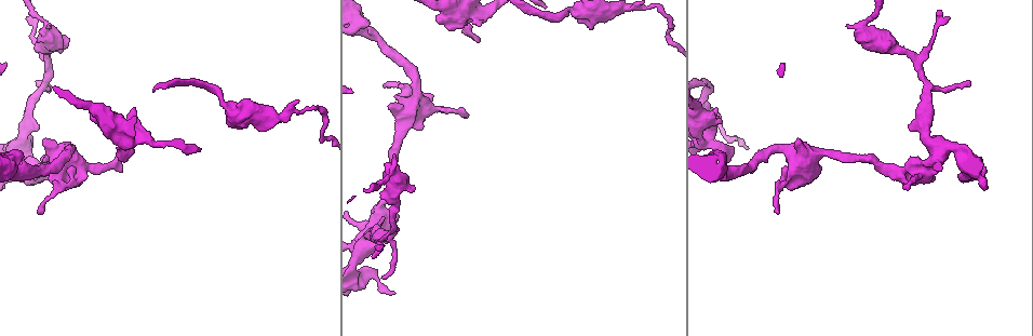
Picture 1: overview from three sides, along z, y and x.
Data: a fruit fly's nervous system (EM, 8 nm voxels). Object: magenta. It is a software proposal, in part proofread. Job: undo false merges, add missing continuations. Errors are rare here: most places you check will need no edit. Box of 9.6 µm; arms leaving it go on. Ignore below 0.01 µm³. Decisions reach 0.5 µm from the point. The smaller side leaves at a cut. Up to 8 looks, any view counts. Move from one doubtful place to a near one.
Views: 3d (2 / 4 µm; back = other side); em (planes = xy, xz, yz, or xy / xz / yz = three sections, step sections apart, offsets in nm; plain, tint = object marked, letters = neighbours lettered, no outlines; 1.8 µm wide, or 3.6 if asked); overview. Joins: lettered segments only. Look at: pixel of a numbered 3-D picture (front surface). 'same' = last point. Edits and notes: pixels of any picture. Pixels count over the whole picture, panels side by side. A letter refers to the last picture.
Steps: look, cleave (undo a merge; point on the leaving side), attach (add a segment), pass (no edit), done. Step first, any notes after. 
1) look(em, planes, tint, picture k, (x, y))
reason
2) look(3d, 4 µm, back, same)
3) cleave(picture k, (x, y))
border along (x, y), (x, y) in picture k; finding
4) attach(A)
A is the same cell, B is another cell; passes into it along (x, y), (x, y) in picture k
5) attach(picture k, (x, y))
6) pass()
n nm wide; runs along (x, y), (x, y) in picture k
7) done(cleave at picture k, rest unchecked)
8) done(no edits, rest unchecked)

look(em, planes, letters, picture 1, (51, 28))
stops while still wide

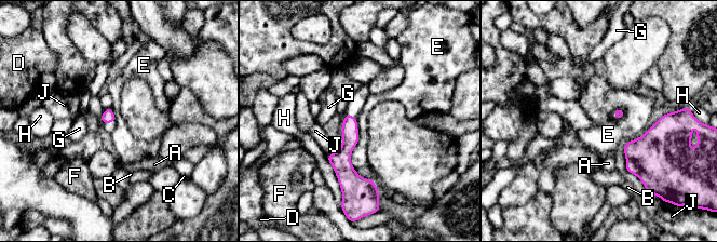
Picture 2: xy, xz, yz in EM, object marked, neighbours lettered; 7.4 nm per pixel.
pass()
A, B, C, D, E, F, G, H and J are other cells; border along (357, 119), (355, 170) in picture 2; none of them fits

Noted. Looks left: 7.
look(3d, 4 µm, back, picture 1, (33, 184))
branch stops here

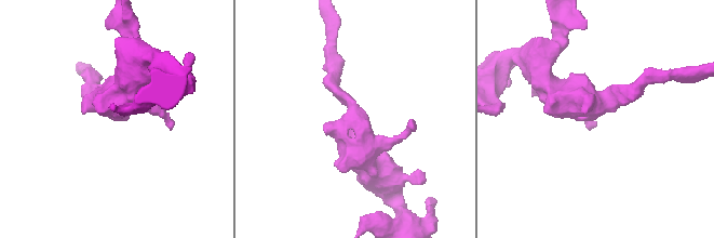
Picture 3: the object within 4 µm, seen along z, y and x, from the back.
look(em, 3.6 µm, yz, step 8, tint, picture 3, (355, 130))

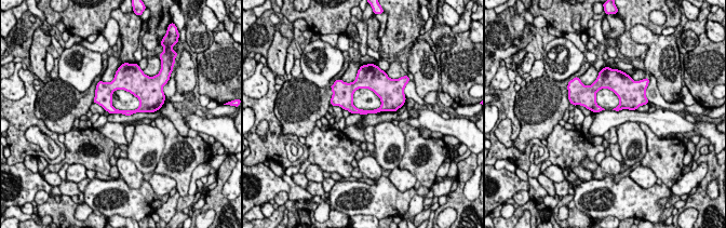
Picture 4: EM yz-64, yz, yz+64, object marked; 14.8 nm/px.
look(em, 3.6 µm, yz, step 8, letters, same)
see the neighbours

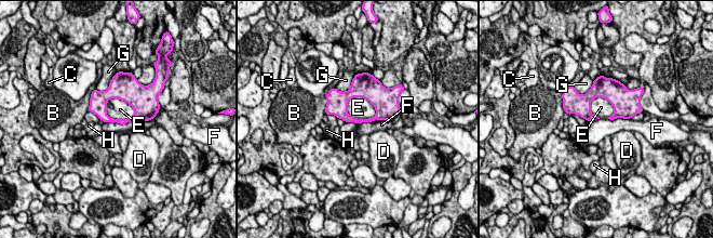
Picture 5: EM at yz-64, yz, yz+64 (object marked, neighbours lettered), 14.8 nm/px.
pass()
120 nm wide; B, C, D, E, F, G and H are other cells; border along (391, 119), (375, 119), (357, 123) in picture 5; none of them fits

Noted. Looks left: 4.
look(em, 3.6 µm, planes, letters, picture 1, (705, 106))
calibre changes

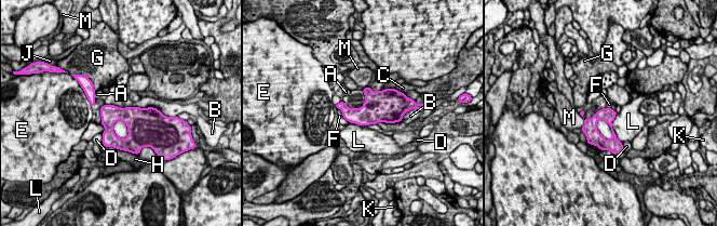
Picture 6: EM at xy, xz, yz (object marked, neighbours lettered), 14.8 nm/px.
pass()
A, B, C, D, E, F, G, H, J, K, L and M are other cells; border along (337, 108), (342, 116) in picture 6; one neuron here

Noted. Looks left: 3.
look(3d, 4 µm, picture 1, (123, 123))
sharp bend

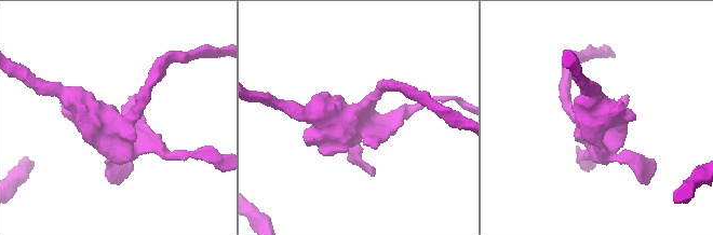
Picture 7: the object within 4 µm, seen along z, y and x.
look(em, 3.6 µm, xz, step 8, letters, picture 7, (117, 124))
shape alone is not enough

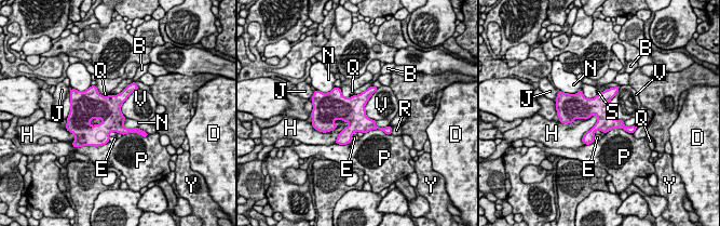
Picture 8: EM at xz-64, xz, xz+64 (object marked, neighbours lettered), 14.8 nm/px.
look(em, 3.6 µm, planes, letters, same)
cut it another way

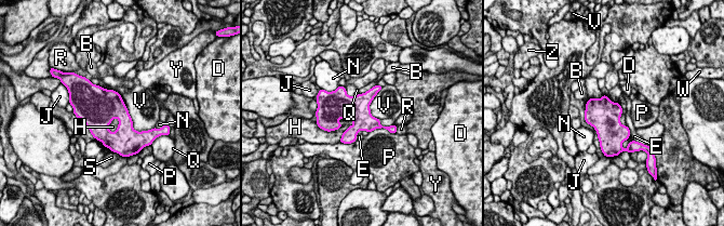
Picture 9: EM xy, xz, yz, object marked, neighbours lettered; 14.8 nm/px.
pass()
B, D, E, H, J, N, P, Q, R, S, V, W, Y and Z are other cells; one neuron here

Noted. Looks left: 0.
done(no edits, rest unchecked)

